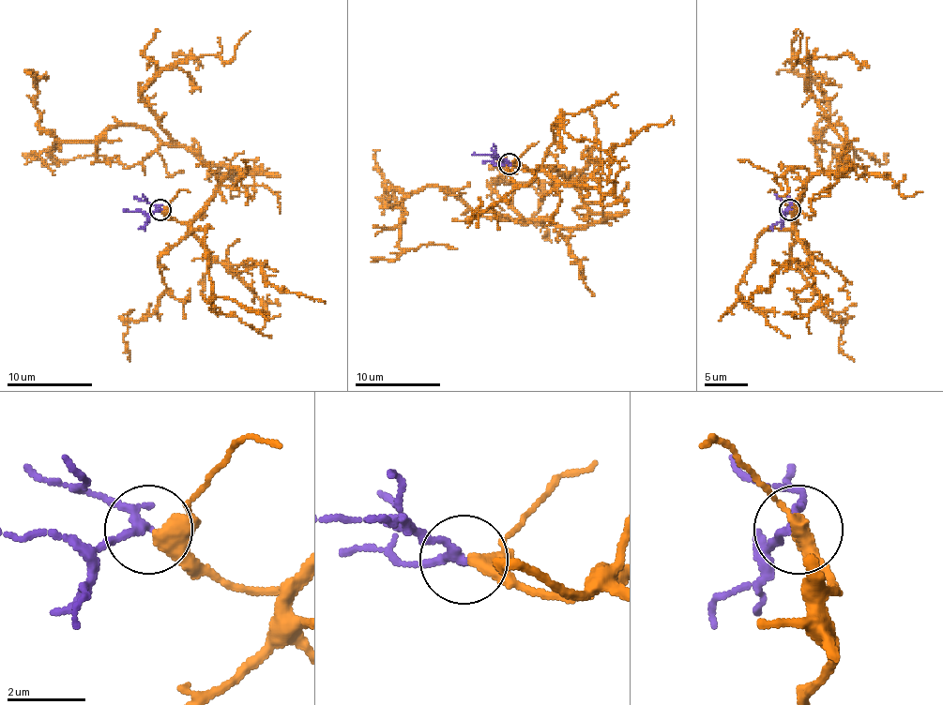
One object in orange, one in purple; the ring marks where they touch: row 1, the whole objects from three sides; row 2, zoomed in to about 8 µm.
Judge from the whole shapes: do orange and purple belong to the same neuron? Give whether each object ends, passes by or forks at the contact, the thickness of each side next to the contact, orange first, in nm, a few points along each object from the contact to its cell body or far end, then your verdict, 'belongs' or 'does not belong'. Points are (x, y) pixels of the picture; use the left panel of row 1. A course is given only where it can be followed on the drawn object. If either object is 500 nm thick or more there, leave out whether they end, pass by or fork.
orange passes by; purple passes by; calibres 380 and 200 nm; course orange (161, 209), (190, 222), (231, 172), (254, 172), (206, 166), (134, 126), (59, 141), (41, 127), (31, 74); course purple (159, 209), (149, 214), (123, 209); belongs

